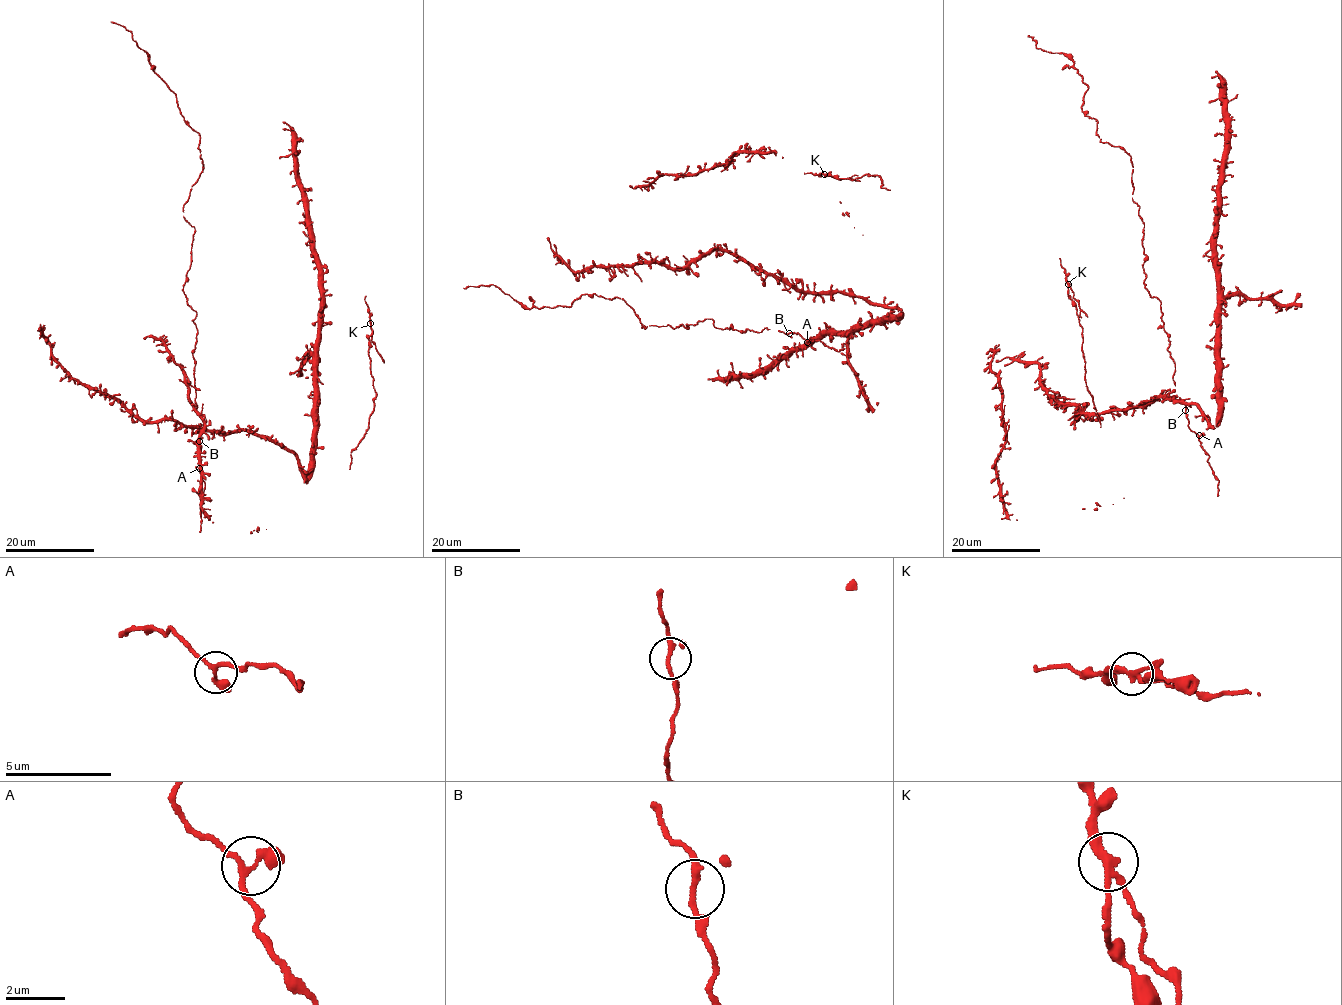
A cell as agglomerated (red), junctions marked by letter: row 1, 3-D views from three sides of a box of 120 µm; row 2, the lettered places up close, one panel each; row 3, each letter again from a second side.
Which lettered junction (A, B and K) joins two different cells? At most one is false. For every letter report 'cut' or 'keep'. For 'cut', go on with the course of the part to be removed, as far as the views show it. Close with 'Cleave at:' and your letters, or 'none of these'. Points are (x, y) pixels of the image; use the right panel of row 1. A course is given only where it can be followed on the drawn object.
A: keep
B: keep
K: cut | (1068, 283), (1073, 297), (1087, 317)
Cleave at: K

